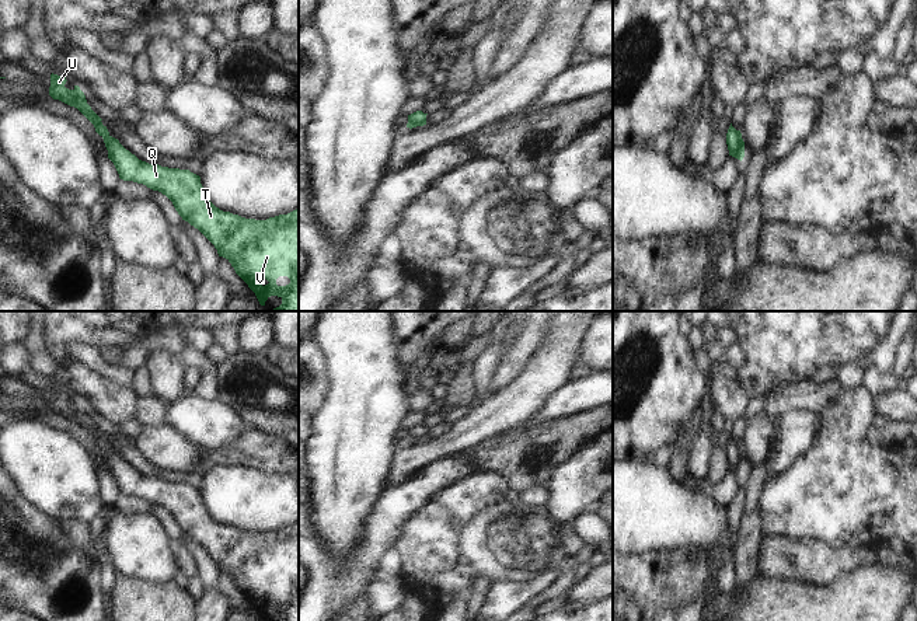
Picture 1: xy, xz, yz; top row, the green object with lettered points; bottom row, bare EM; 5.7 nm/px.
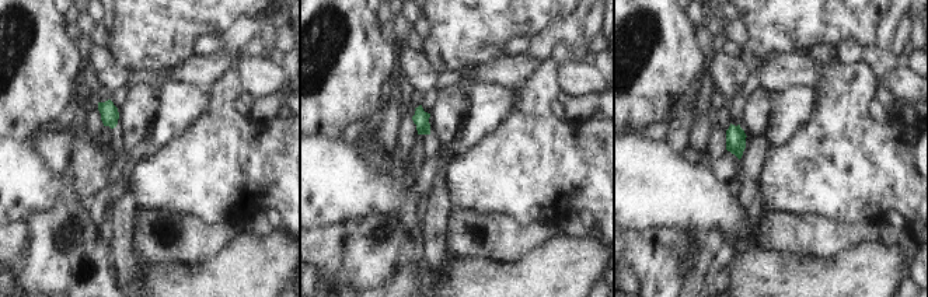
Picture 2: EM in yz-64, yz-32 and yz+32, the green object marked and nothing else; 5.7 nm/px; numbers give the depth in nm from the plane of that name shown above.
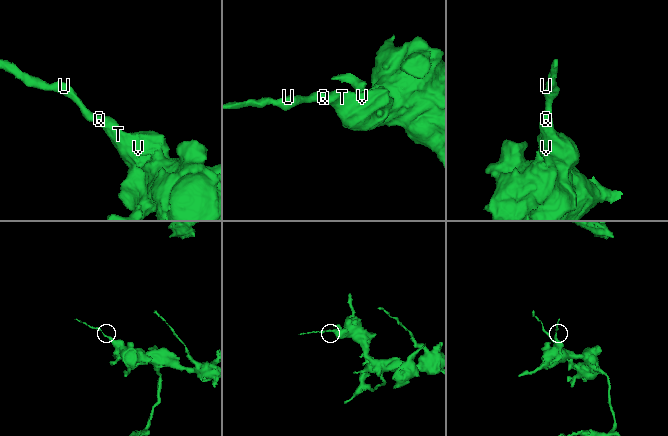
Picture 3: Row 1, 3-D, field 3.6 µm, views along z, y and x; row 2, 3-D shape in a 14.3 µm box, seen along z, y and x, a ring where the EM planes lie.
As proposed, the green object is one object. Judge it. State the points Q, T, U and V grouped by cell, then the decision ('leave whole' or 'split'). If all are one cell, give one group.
Q T U V; leave whole

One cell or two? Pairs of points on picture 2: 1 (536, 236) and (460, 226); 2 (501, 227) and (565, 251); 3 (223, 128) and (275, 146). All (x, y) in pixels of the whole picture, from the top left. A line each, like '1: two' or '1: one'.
1: one
2: two
3: one

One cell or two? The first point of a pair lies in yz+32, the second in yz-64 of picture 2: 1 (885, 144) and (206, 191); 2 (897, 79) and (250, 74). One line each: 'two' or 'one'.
1: one
2: one

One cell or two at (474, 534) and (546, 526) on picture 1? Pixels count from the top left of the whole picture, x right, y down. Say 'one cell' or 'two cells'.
one cell

